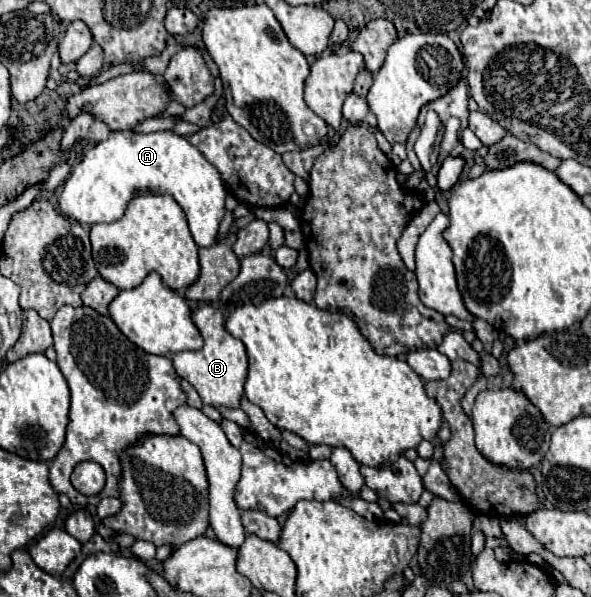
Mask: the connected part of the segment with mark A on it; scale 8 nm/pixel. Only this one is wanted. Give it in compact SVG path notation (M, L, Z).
M133 130L111 132L107 140L93 146L65 180L59 208L79 224L115 222L127 204L141 194L167 194L183 208L197 246L215 244L219 224L225 216L225 188L215 166L183 136L169 130L137 134Z

